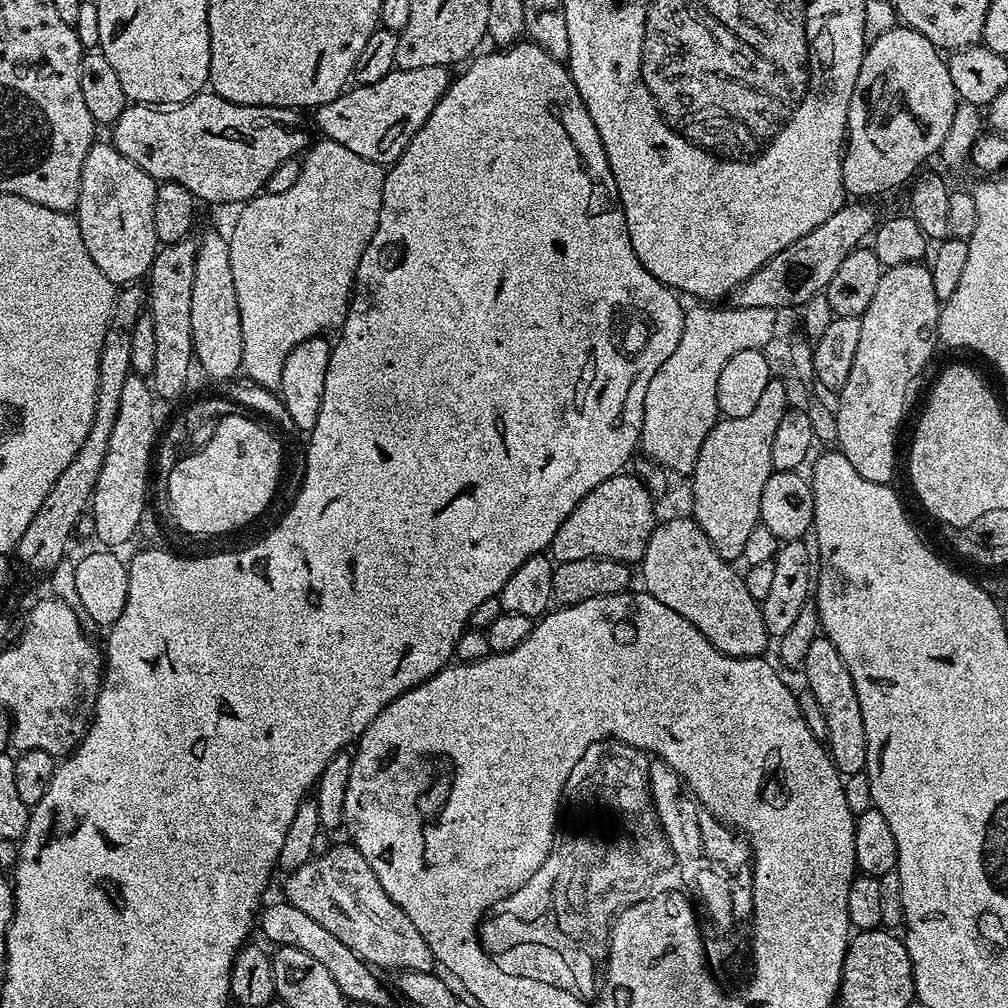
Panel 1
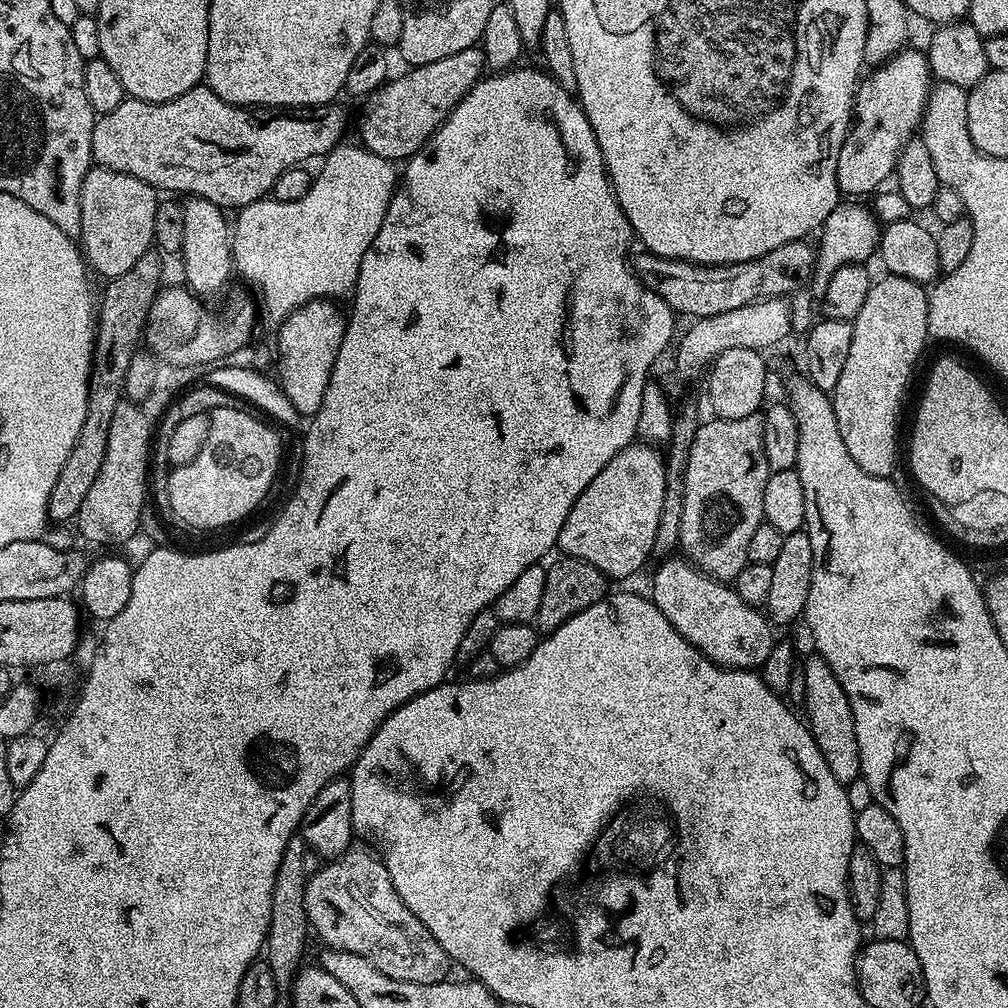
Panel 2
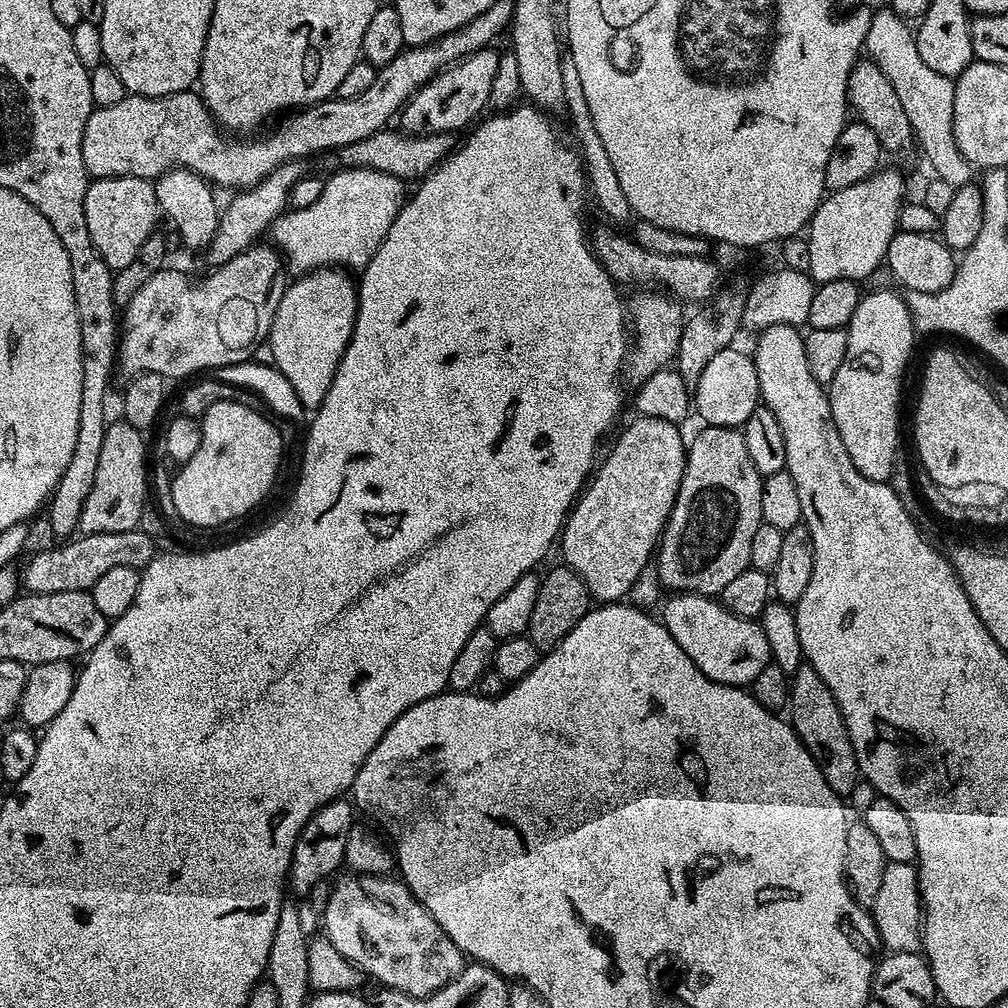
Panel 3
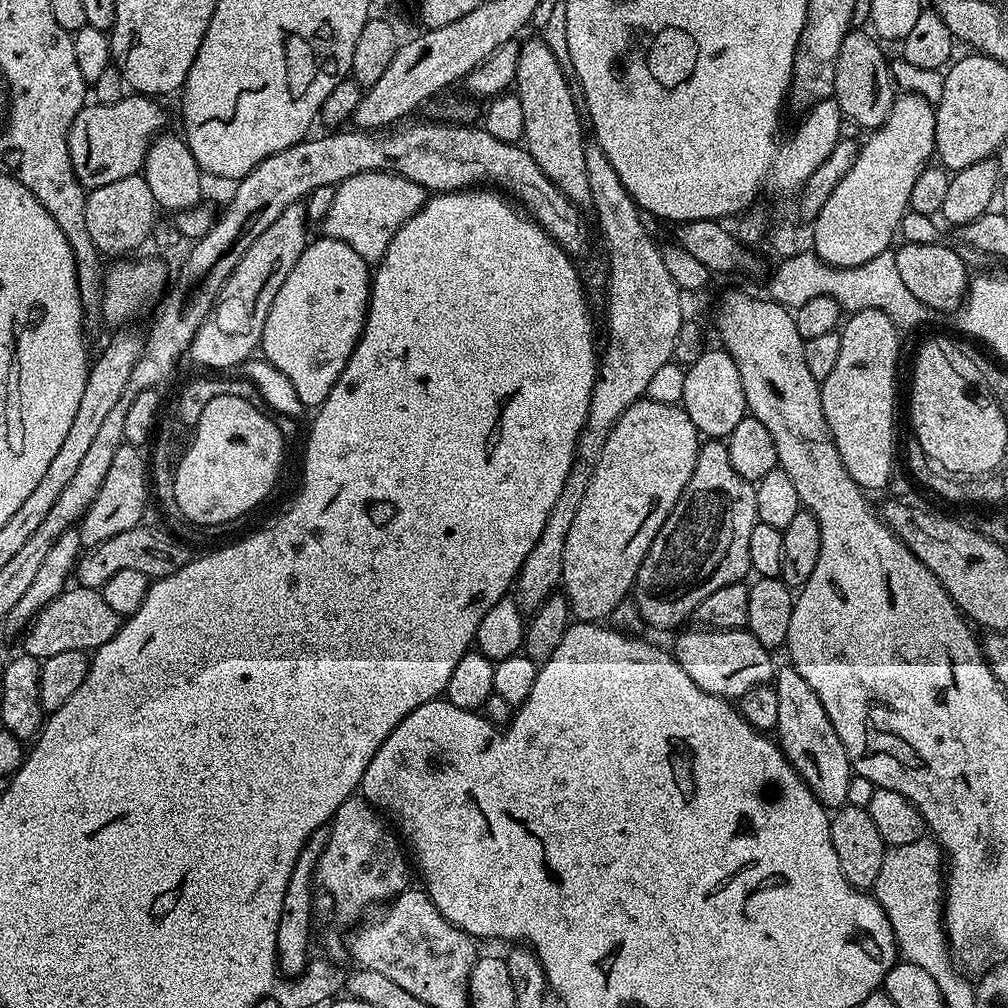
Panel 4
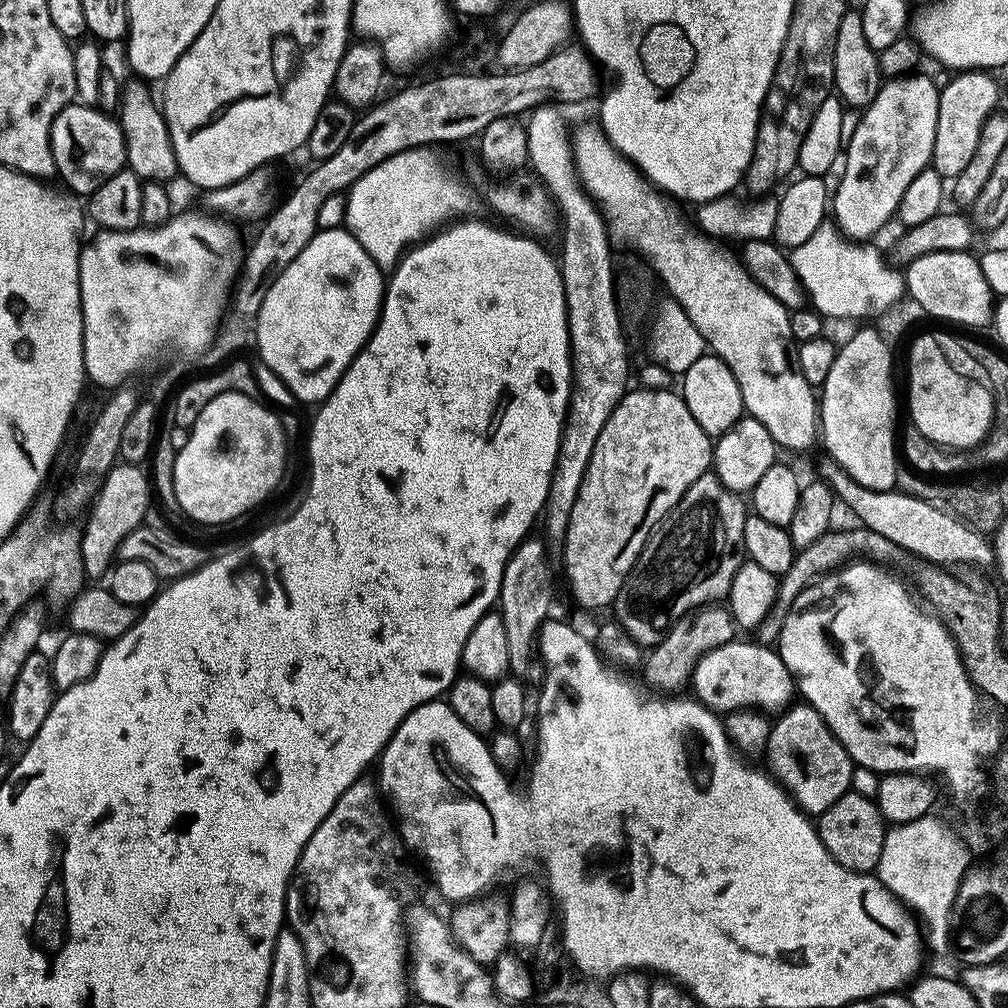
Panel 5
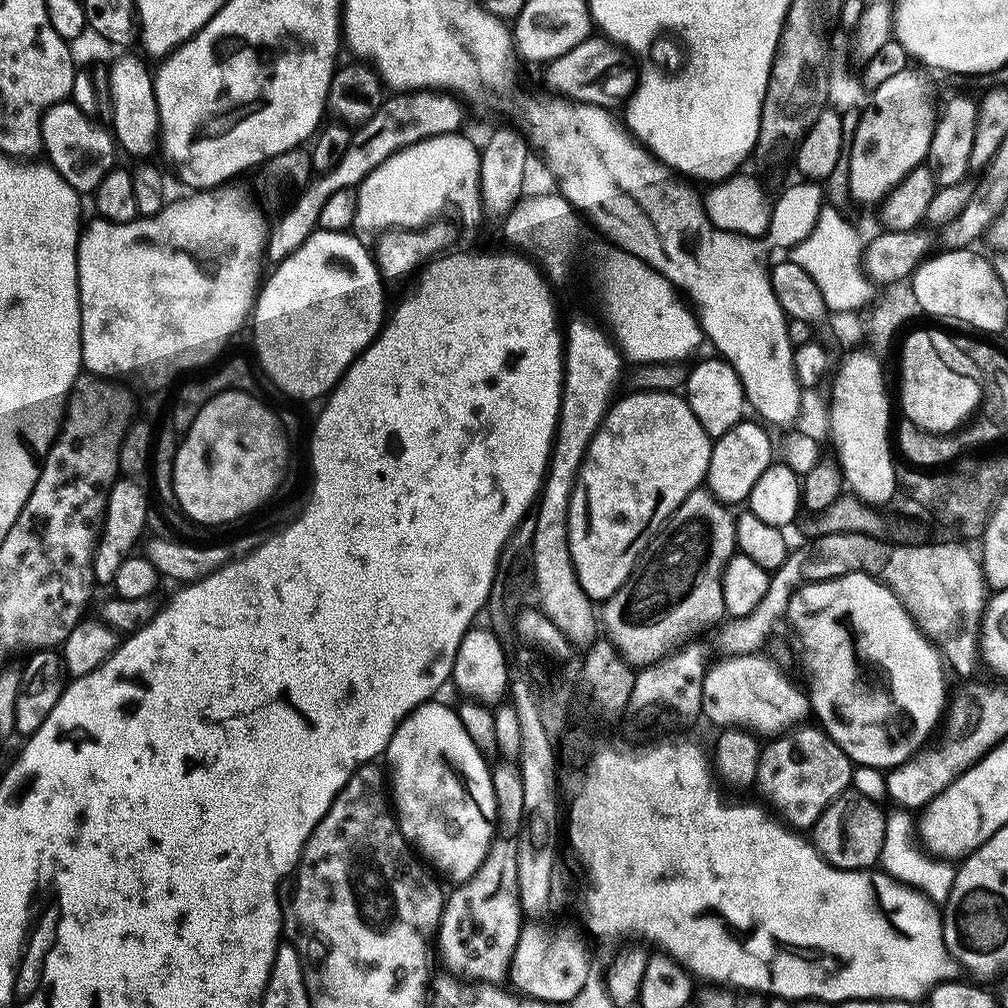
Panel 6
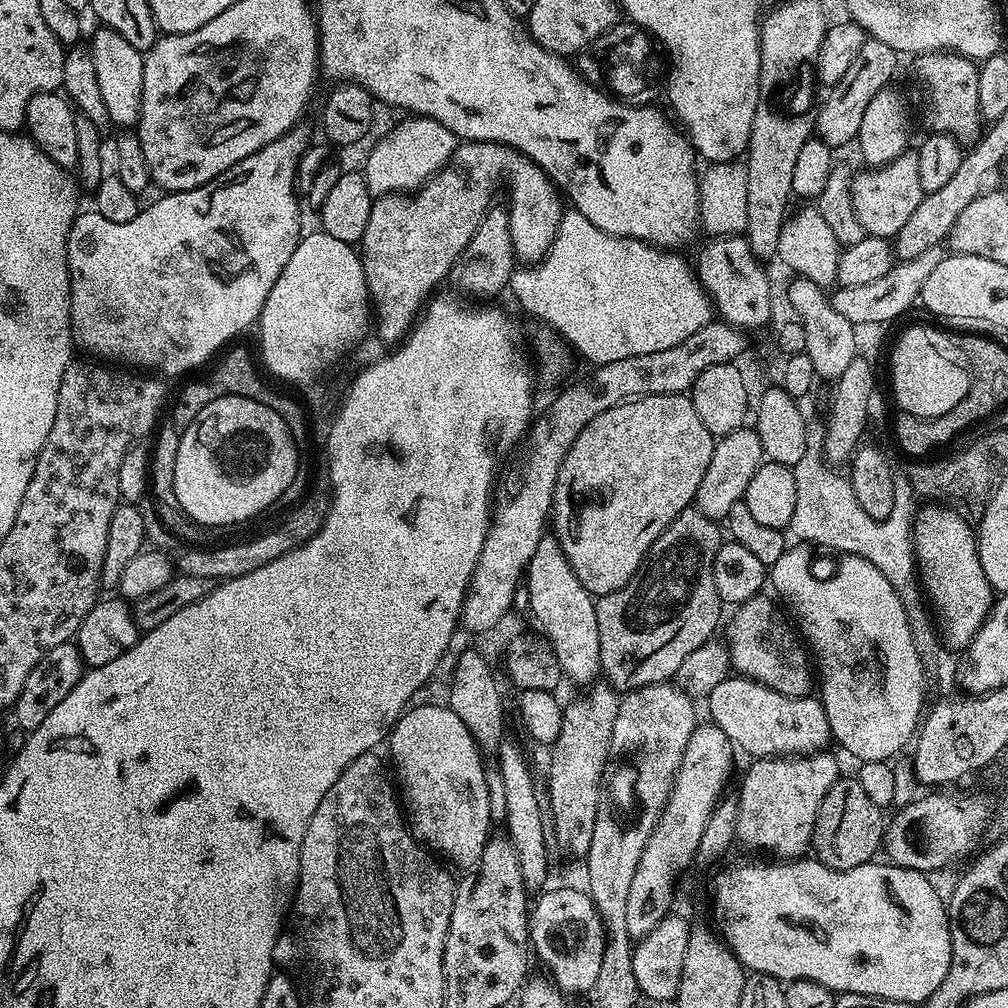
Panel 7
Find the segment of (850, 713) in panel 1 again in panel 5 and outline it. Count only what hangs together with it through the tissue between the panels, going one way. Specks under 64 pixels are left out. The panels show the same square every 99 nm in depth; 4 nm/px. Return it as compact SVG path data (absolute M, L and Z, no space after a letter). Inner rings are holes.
M807 702L799 703L793 703L787 710L781 711L780 718L776 718L771 725L766 747L767 767L805 812L819 814L834 806L834 802L838 802L838 798L845 796L851 789L854 765L848 757L848 751L826 726L818 710L814 710Z

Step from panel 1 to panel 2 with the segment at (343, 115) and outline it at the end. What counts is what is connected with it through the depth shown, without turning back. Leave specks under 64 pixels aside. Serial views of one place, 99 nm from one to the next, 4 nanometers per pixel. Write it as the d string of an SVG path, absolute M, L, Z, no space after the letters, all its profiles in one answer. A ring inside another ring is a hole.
M477 46L438 58L438 62L409 67L400 77L389 79L363 101L359 143L369 152L393 162L407 161L423 148L438 126L458 106L461 98L485 75L484 49Z

